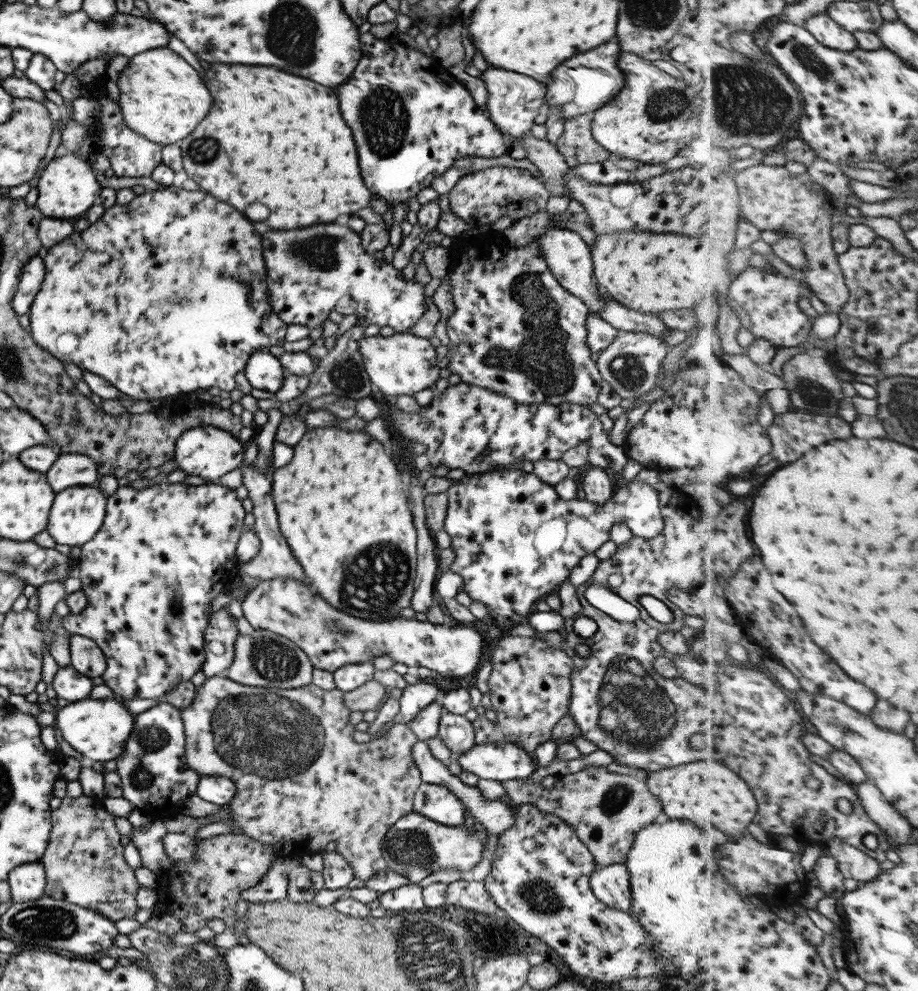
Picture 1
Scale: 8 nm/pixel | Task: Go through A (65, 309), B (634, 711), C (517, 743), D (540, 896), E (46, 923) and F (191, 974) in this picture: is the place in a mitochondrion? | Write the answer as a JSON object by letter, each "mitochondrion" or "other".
{"A":"other","B":"mitochondrion","C":"other","D":"mitochondrion","E":"mitochondrion","F":"mitochondrion"}

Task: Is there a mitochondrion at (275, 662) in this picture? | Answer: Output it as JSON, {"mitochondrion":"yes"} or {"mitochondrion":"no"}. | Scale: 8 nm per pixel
{"mitochondrion":"yes"}

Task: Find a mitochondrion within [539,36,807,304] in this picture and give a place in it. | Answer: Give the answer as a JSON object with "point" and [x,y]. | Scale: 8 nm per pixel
{"point":[747,103]}

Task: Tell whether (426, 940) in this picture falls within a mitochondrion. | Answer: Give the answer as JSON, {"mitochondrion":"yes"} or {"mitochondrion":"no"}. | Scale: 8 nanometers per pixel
{"mitochondrion":"yes"}

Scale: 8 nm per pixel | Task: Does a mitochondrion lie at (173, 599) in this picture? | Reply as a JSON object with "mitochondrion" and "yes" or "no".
{"mitochondrion":"yes"}

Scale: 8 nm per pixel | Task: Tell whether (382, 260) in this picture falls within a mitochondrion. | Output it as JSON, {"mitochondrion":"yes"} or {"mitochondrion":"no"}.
{"mitochondrion":"no"}

